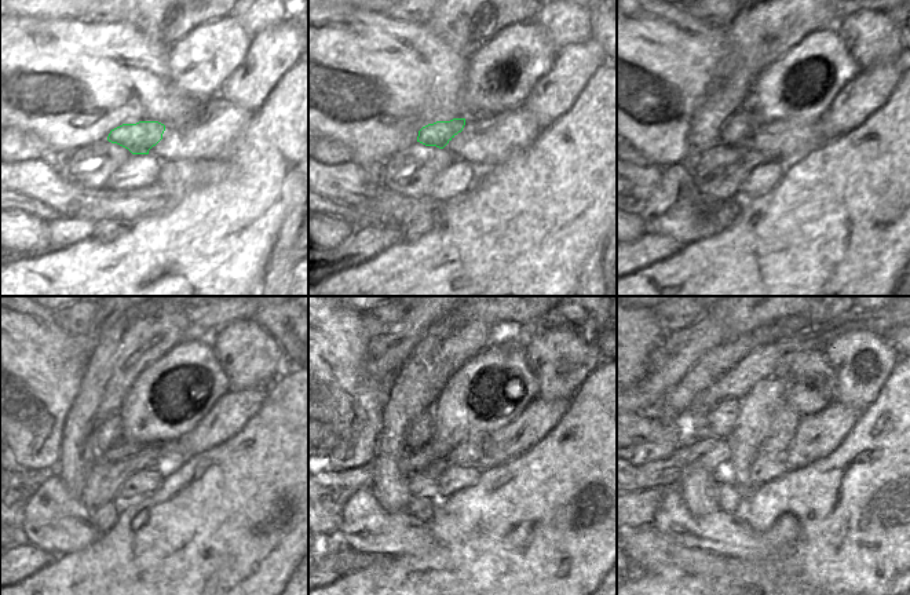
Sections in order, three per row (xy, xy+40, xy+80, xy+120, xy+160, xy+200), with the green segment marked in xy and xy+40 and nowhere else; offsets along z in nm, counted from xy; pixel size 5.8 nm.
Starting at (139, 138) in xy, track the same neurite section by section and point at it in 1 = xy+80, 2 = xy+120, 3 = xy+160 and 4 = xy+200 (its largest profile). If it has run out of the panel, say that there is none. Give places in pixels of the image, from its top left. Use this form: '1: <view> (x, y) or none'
1: xy+80 (741, 126)
2: xy+120 (112, 430)
3: xy+160 (420, 430)
4: xy+200 (722, 420)

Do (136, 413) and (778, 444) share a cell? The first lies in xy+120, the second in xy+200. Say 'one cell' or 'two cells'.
two cells

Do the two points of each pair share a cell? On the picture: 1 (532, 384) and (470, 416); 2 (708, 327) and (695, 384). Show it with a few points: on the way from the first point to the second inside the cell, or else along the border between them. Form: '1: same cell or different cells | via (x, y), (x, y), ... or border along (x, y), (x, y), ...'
1: same cell | via (523, 402), (504, 419), (488, 422)
2: different cells | border along (730, 342), (709, 350), (679, 380)

